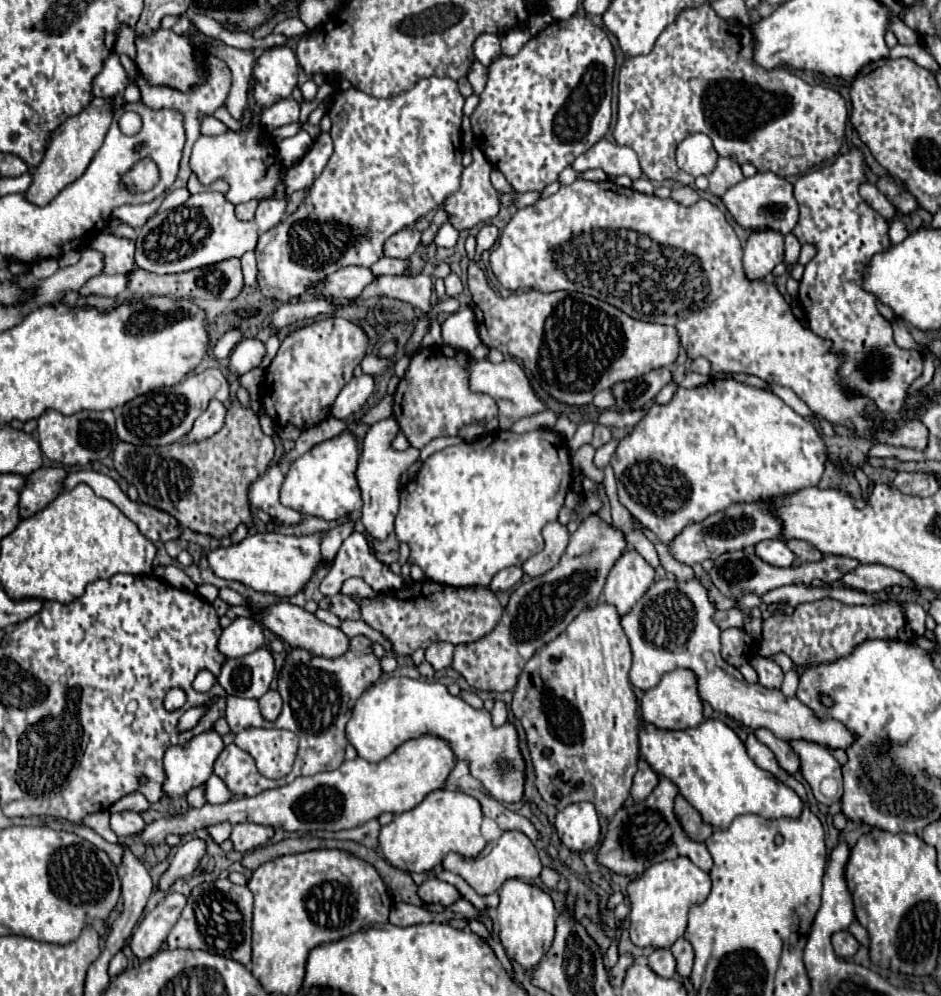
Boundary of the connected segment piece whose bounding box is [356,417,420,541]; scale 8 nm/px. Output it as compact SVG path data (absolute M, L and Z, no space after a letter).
M388 417L384 421L374 423L362 443L362 453L358 459L358 469L356 469L356 479L362 491L362 523L366 527L366 531L384 541L390 533L392 533L392 521L396 519L398 513L398 503L400 503L400 477L402 473L406 473L410 469L412 463L418 461L418 449L408 447L406 451L396 451L392 449L392 437L396 437L398 433L398 423L394 421L394 417Z

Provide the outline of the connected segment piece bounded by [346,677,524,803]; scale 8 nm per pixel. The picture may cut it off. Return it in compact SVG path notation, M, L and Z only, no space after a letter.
M390 677L390 679L378 681L374 685L370 685L358 697L358 701L356 701L354 709L352 709L352 717L346 723L346 737L348 737L350 745L358 751L360 757L364 757L366 761L372 761L372 763L378 763L378 761L386 759L404 741L420 737L424 733L432 733L432 735L438 735L438 737L446 739L458 759L470 761L470 773L476 779L482 781L484 789L494 799L498 799L502 803L516 803L516 801L522 799L522 791L524 791L524 759L522 759L520 749L518 749L518 733L516 733L516 729L510 723L504 723L502 727L494 729L494 725L490 721L490 713L486 709L478 711L478 709L470 707L460 697L450 695L446 685L442 685L442 683L428 683L428 681L418 681L418 679L410 679L410 677Z

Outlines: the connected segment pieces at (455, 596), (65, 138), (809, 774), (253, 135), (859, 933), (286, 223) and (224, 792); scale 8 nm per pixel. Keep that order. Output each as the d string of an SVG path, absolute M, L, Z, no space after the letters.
M430 579L412 581L402 589L360 599L362 621L380 631L392 643L392 651L402 657L410 657L416 649L426 649L436 641L450 641L454 645L476 641L496 627L502 611L504 607L500 605L498 595L488 587L480 585L460 589Z
M94 99L80 115L68 117L64 123L60 123L48 139L44 157L38 167L32 169L32 185L26 189L24 197L32 201L34 205L48 205L60 193L60 189L68 187L76 177L84 175L84 169L88 169L88 161L92 161L94 153L100 149L104 135L110 127L112 111L110 111L110 99Z
M790 741L790 745L800 755L800 761L802 761L800 771L804 775L804 779L810 783L814 797L818 801L822 799L820 783L822 783L822 779L832 777L838 783L838 793L830 799L828 805L832 805L834 801L840 801L840 797L842 797L842 765L834 759L834 755L826 747L820 747L816 743L808 743L808 741Z
M246 109L240 127L236 131L228 129L222 135L200 135L192 147L192 157L190 157L192 173L204 187L210 187L218 179L226 181L230 187L226 193L226 201L230 201L232 205L246 203L252 199L262 201L272 197L272 193L276 193L276 185L280 183L284 171L276 155L276 147L270 133L266 133L260 123L252 121L254 115L256 113L252 109Z
M854 921L850 927L848 927L848 931L858 939L858 942L865 946L868 947L869 945L869 938L868 938L868 931L858 923L858 921Z
M428 77L400 95L378 99L358 89L338 91L328 101L332 119L334 155L322 175L310 187L300 207L286 215L274 229L264 231L256 245L258 285L264 297L288 303L308 293L308 285L324 281L336 269L362 265L372 267L384 257L384 241L404 227L412 227L422 215L438 209L462 181L462 107L464 97L450 77Z
M215 774L206 782L206 799L208 803L222 804L232 797L225 783Z

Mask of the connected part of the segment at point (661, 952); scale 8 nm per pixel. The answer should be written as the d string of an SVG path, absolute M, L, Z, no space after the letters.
M654 949L648 955L648 965L660 977L674 977L676 973L676 959L672 957L670 949Z

